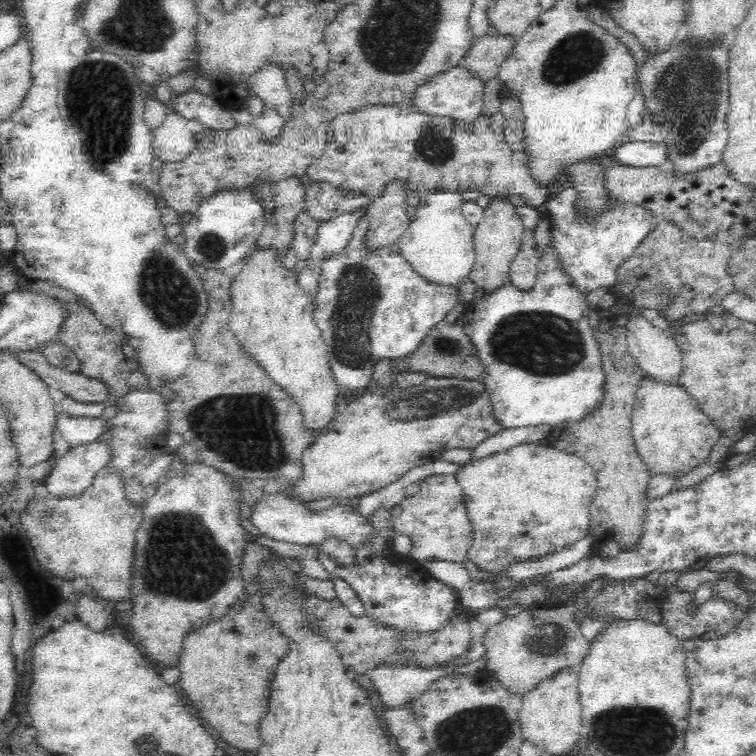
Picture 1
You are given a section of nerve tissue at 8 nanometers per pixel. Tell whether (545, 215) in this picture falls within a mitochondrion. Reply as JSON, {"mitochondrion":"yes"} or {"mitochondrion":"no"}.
{"mitochondrion":"no"}

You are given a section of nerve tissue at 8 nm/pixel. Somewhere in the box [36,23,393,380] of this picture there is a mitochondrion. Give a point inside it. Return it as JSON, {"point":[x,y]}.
{"point":[100,96]}

